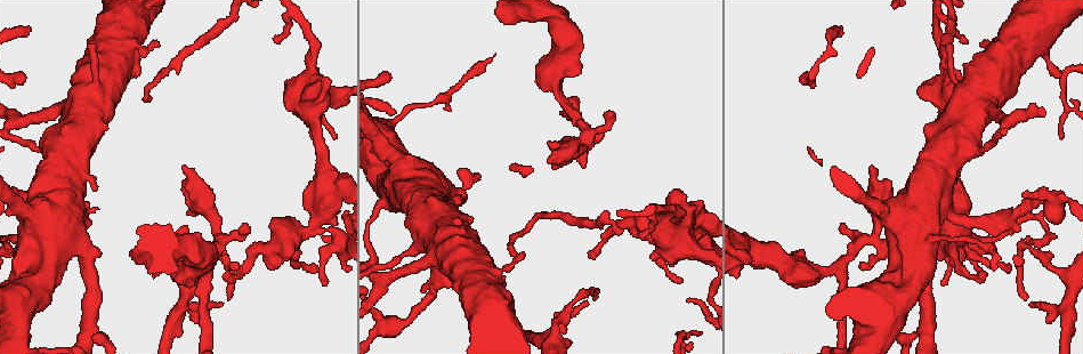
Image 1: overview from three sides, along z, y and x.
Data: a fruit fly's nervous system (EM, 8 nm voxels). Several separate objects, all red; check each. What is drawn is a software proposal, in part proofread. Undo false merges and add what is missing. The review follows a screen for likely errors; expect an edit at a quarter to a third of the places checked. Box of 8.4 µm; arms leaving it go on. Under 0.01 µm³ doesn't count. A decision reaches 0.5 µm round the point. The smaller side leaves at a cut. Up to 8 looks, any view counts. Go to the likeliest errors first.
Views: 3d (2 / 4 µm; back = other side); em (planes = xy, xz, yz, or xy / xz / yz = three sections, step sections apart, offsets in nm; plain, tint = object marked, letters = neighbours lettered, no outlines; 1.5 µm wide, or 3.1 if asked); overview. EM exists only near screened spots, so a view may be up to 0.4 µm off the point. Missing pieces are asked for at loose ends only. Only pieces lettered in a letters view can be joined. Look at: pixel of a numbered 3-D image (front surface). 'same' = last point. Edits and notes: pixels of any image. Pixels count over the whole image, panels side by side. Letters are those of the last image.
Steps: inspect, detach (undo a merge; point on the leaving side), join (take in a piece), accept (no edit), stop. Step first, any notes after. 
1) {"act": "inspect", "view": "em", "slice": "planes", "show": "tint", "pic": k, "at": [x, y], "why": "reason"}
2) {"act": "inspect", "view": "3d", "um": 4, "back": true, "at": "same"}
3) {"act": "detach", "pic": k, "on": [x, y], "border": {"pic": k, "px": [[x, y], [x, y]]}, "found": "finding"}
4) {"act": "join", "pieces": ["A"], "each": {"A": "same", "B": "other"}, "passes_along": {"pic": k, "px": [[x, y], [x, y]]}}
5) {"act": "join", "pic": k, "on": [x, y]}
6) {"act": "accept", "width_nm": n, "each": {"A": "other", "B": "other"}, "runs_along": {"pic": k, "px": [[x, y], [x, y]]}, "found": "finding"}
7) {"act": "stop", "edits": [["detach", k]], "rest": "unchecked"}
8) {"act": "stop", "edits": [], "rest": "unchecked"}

{"act": "inspect", "view": "em", "slice": "xy", "step": 4, "show": "tint", "pic": 1, "at": [324, 237], "why": "an open end"}

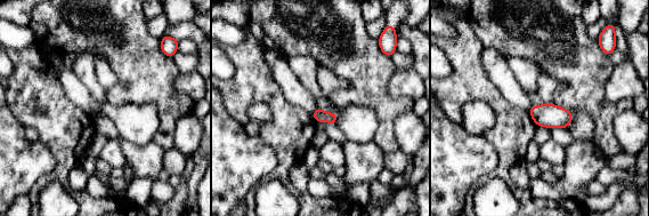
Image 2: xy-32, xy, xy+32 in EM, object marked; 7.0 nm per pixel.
{"act": "inspect", "view": "em", "slice": "planes", "show": "letters", "at": "same", "why": "cut it another way"}

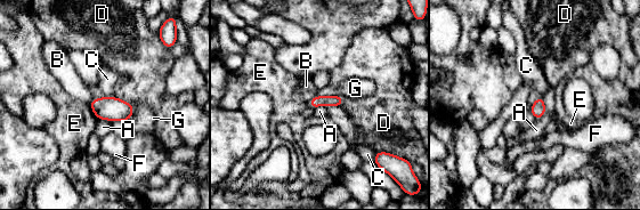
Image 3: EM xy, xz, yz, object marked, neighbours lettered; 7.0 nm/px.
{"act": "accept", "width_nm": 80, "each": {"A": "other", "B": "other", "C": "other", "D": "other", "E": "other", "F": "other", "G": "other"}, "border": {"pic": 3, "px": [[317, 94], [320, 96], [340, 96]]}, "found": "no lettered piece goes on from it"}

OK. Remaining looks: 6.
{"act": "inspect", "view": "3d", "um": 2, "back": true, "pic": 1, "at": [594, 256], "why": "free end"}

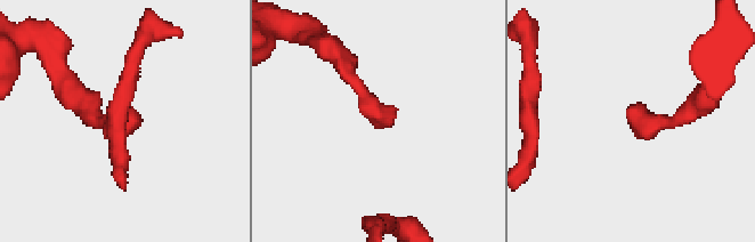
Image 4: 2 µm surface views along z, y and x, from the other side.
{"act": "inspect", "view": "em", "slice": "planes", "show": "letters", "pic": 4, "at": [375, 123]}

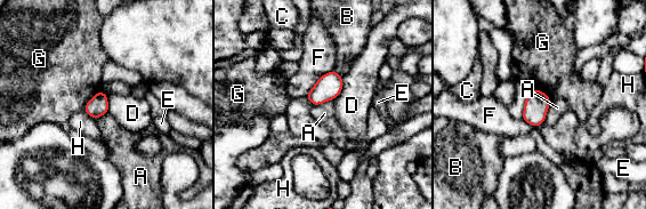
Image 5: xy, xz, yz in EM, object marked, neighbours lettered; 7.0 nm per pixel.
{"act": "accept", "longest_contact_nm": ["F", 280], "each": {"A": "other", "B": "other", "C": "other", "D": "other", "E": "other", "F": "other", "G": "other", "H": "other"}, "found": "no lettered piece goes on from it"}

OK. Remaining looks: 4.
{"act": "inspect", "view": "3d", "um": 2, "pic": 1, "at": [566, 108], "why": "abrupt turn"}

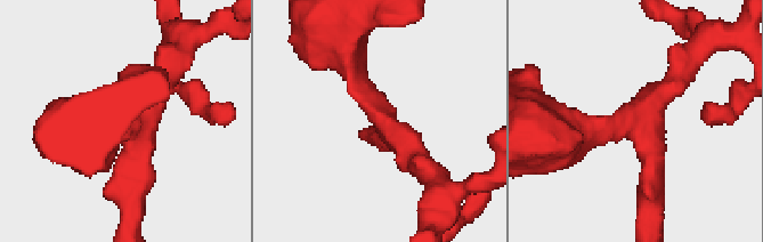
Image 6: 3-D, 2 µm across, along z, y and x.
{"act": "inspect", "view": "em", "slice": "xz", "step": 8, "show": "tint", "pic": 6, "at": [382, 124], "arms": 3, "arm_widths_nm": [200, 220, 400]}

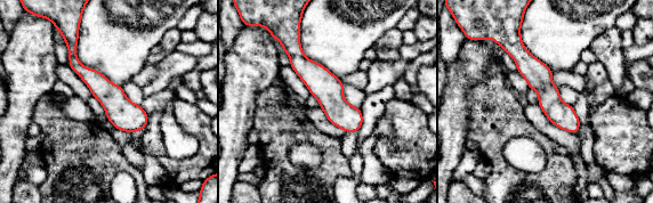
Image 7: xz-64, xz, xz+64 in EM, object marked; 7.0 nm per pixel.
{"act": "inspect", "view": "em", "slice": "planes", "show": "letters", "at": "same"}

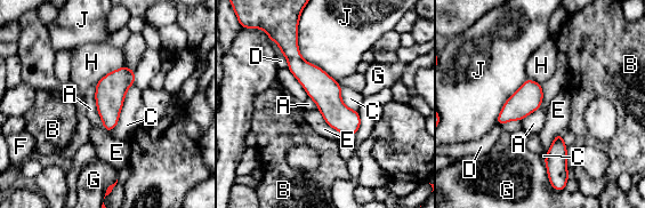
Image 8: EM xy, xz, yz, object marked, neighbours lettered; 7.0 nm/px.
{"act": "accept", "each": {"A": "other", "B": "other", "C": "other", "D": "other", "E": "other", "F": "other", "G": "other", "H": "other", "J": "other"}, "border": {"pic": 8, "px": [[317, 109], [331, 127], [344, 134]]}, "found": "all the same neuron"}

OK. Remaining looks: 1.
{"act": "stop", "edits": [], "rest": "unchecked"}

